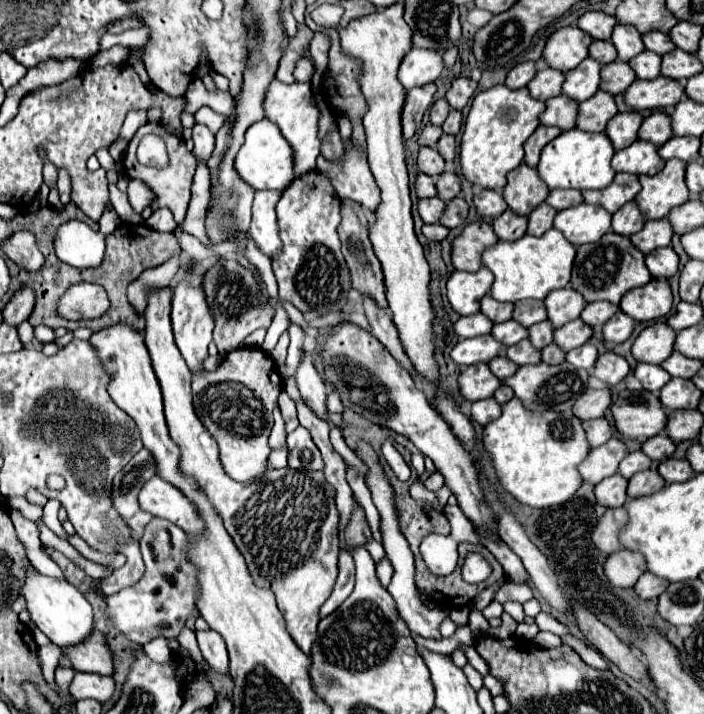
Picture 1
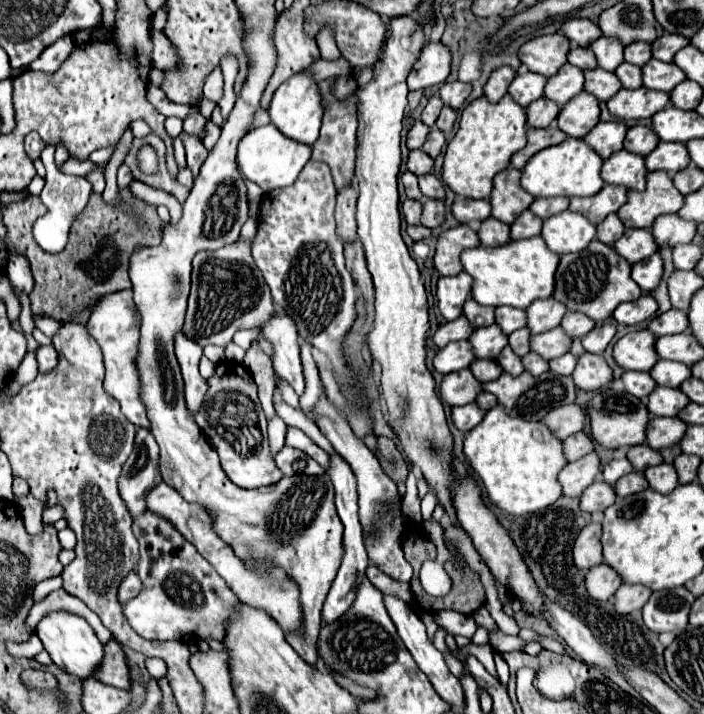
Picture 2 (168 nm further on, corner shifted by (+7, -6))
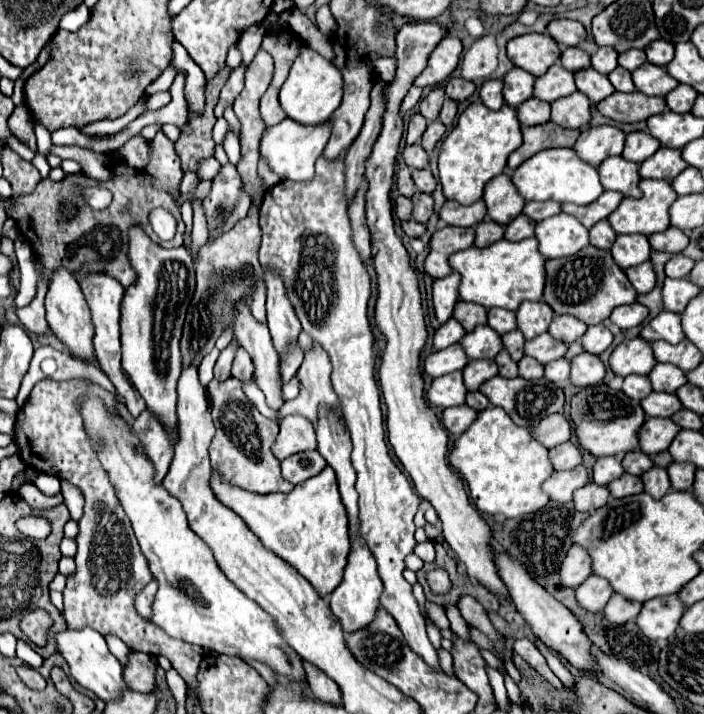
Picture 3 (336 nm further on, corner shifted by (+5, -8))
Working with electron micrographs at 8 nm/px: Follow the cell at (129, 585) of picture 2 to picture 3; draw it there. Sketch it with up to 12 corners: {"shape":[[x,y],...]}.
{"shape":[[152,580],[136,596],[136,610],[144,618],[152,616],[158,582]]}

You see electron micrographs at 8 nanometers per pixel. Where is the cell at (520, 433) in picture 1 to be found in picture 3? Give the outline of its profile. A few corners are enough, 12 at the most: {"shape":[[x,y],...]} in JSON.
{"shape":[[502,408],[478,412],[450,466],[480,512],[548,504],[548,450]]}

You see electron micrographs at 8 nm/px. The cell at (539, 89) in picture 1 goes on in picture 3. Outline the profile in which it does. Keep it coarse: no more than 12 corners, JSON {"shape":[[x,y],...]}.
{"shape":[[512,68],[504,76],[504,100],[516,108],[532,96],[534,76]]}

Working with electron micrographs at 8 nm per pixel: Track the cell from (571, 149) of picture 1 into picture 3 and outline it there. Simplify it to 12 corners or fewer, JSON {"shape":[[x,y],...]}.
{"shape":[[572,148],[538,152],[514,170],[524,200],[588,204],[604,192]]}

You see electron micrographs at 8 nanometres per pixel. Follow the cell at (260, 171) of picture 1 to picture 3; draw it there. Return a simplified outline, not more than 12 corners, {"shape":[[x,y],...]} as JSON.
{"shape":[[284,118],[264,130],[260,156],[282,178],[312,180],[332,124]]}

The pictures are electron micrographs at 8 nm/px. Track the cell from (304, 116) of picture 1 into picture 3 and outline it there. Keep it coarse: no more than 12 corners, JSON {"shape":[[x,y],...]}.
{"shape":[[310,46],[300,48],[280,104],[316,126],[340,106],[342,74]]}

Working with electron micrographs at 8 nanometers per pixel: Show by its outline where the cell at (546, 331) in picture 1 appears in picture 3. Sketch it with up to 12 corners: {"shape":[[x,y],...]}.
{"shape":[[520,330],[502,336],[502,344],[518,362],[524,356],[524,336]]}

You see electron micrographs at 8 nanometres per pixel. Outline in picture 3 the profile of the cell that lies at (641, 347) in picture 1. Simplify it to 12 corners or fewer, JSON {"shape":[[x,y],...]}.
{"shape":[[640,336],[624,340],[610,354],[618,376],[648,374],[652,348]]}

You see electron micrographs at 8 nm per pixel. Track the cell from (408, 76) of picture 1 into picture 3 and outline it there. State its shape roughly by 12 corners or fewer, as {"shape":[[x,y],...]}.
{"shape":[[446,36],[414,86],[438,86],[458,66],[462,42]]}

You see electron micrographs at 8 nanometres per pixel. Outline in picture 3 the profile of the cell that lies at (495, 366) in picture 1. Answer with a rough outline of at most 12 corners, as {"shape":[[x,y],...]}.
{"shape":[[470,360],[464,366],[464,386],[478,390],[498,374],[494,360]]}

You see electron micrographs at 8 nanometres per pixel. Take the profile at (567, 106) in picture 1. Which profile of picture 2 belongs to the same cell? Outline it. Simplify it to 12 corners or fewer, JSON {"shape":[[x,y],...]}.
{"shape":[[540,98],[526,108],[528,126],[550,126],[560,106]]}

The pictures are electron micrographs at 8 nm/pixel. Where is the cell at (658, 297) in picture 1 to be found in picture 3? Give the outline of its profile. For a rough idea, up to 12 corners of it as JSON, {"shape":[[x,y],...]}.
{"shape":[[634,302],[616,306],[610,322],[620,330],[642,324],[648,308]]}

